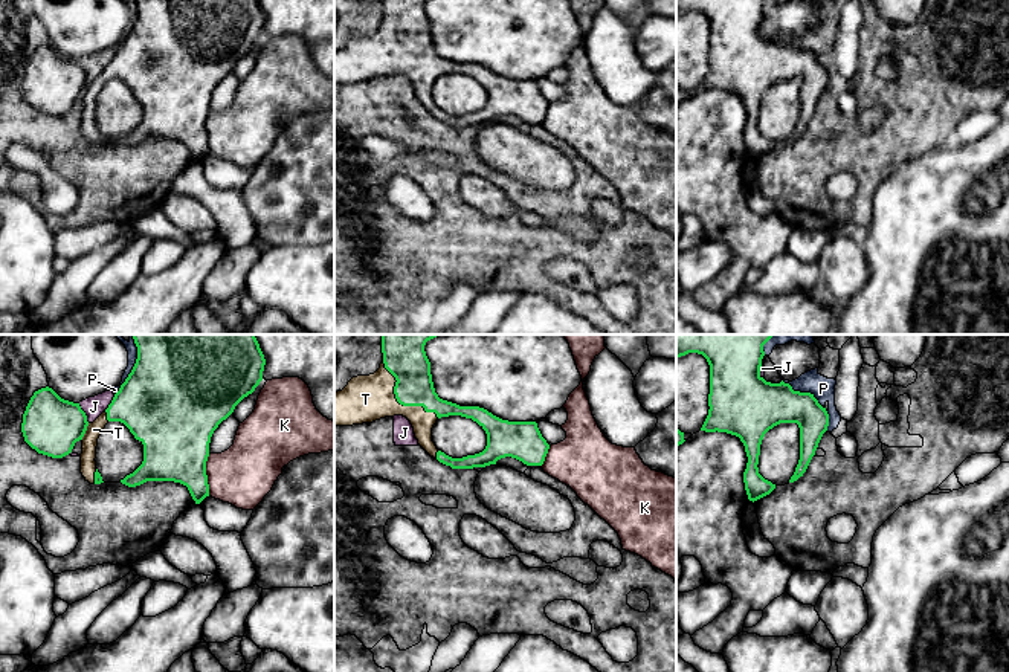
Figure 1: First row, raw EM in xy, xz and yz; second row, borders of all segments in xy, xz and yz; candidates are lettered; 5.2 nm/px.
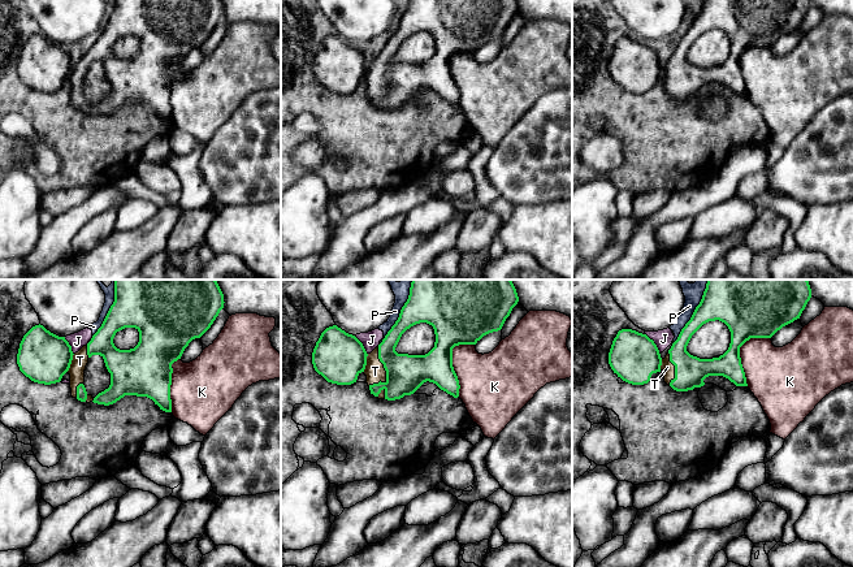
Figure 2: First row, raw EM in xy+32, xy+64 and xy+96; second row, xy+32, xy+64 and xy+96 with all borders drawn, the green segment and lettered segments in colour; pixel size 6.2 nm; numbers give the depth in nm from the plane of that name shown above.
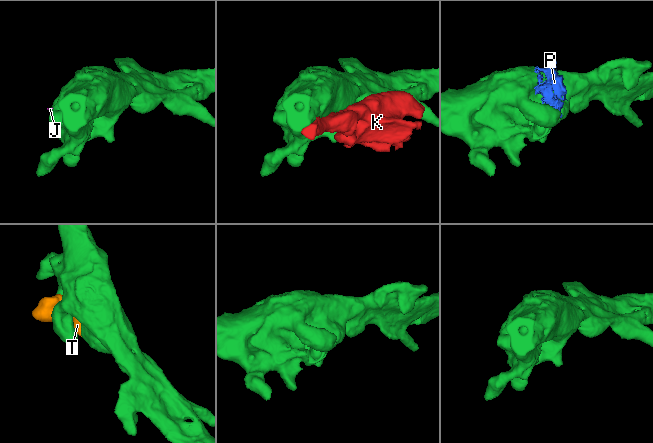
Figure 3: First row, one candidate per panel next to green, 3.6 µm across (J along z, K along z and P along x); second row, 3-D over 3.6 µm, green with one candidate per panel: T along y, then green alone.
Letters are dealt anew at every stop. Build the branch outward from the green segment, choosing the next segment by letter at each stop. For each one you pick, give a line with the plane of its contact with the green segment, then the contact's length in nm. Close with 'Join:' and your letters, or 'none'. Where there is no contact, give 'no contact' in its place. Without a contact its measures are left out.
T: meets green in xz; contact 420 nm long
Join: T

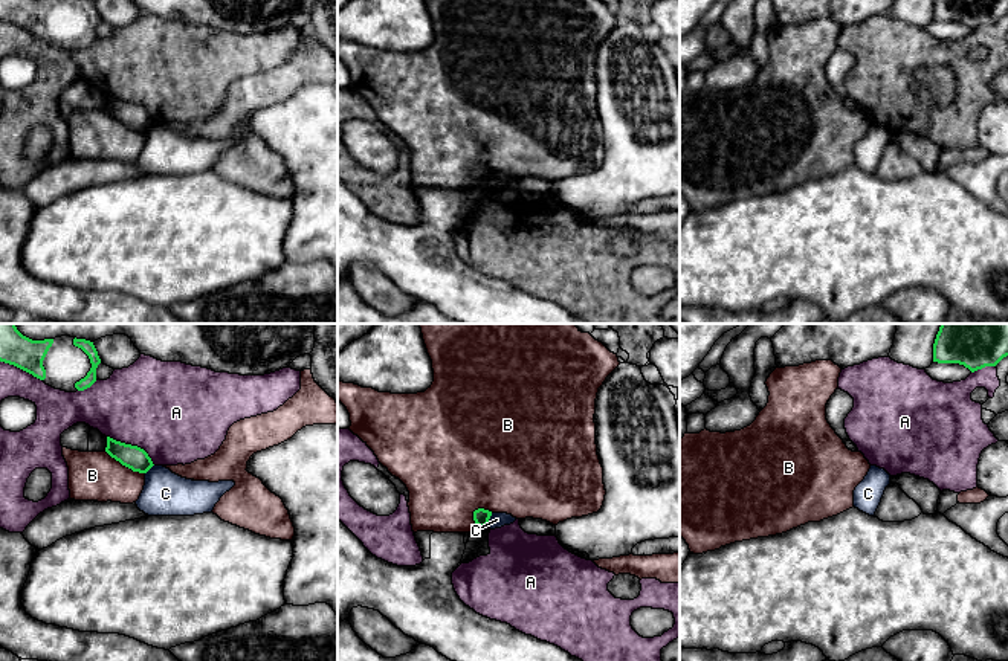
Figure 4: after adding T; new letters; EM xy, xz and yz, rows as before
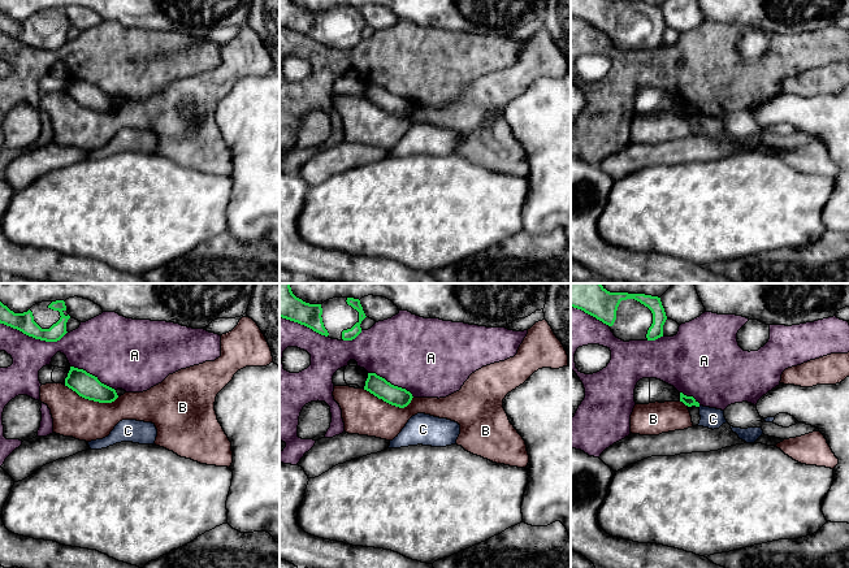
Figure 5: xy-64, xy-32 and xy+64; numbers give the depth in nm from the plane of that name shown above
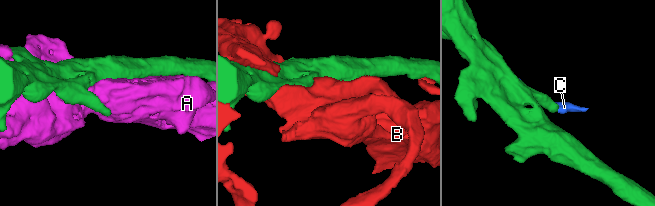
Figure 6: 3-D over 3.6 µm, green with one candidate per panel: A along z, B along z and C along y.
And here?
Join: none

